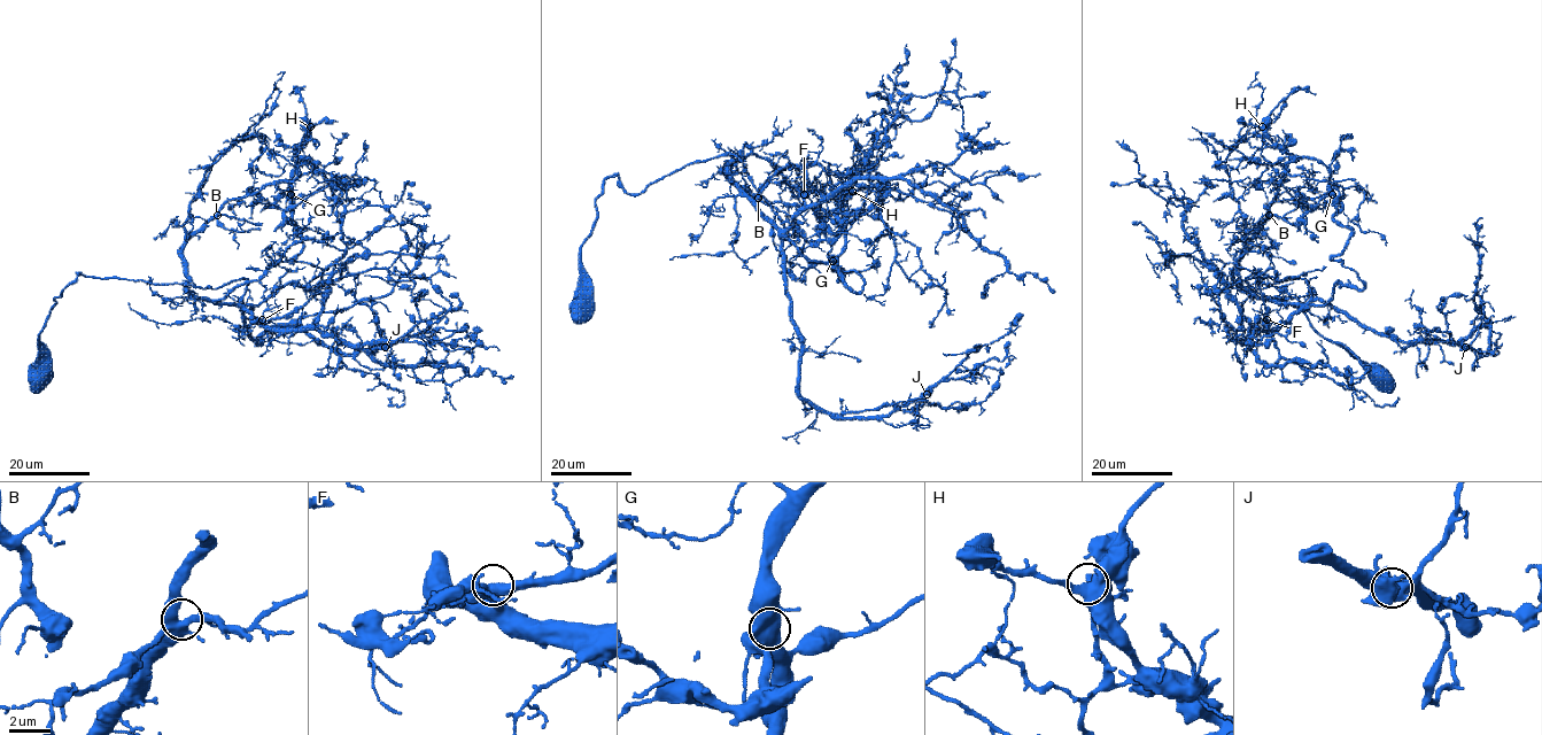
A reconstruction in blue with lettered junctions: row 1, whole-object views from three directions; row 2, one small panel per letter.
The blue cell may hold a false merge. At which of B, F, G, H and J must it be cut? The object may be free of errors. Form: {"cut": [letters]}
{"cut": ["J"]}

